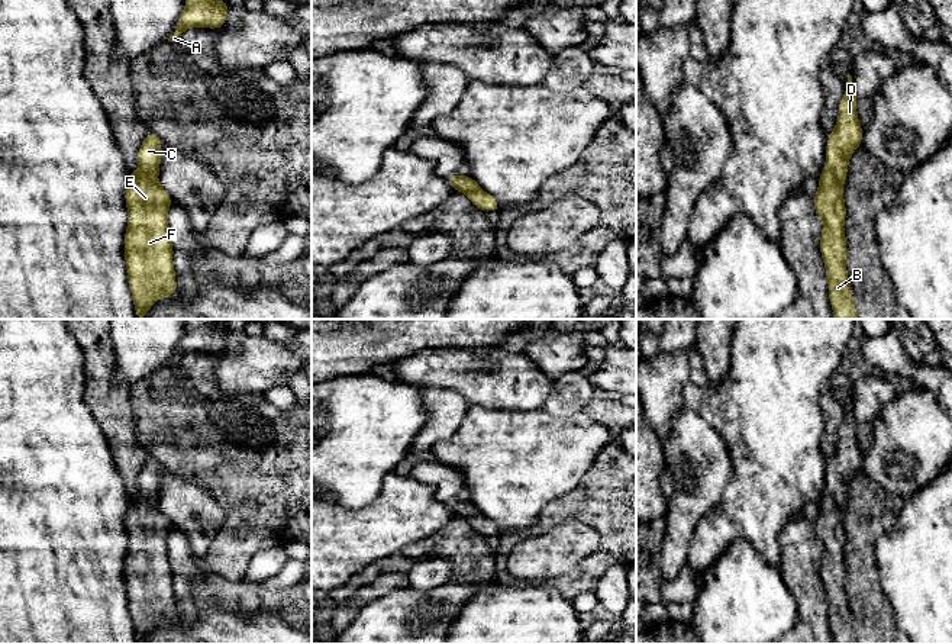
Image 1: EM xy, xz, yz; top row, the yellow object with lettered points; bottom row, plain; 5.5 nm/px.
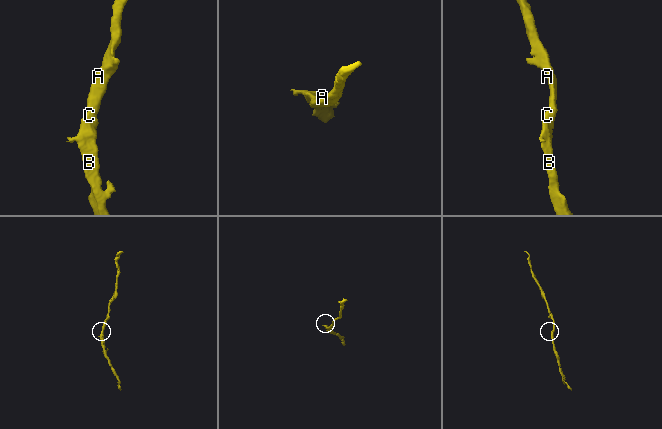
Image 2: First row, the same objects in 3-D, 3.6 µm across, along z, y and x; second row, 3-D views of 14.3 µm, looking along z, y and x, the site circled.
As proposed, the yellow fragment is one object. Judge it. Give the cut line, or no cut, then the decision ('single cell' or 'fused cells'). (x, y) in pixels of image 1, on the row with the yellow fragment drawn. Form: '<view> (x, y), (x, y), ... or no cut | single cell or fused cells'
no cut | single cell

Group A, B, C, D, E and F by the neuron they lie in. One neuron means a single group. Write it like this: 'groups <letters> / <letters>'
groups A B C D E F

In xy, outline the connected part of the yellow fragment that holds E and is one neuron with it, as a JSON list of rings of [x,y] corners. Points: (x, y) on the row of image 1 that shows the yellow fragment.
[[[148,133],[138,151],[141,167],[129,173],[125,193],[129,210],[125,260],[138,319],[156,299],[170,297],[177,289],[167,222],[172,200],[156,180],[161,141],[155,133]]]

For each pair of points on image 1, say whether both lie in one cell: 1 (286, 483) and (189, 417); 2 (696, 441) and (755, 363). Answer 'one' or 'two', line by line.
1: one
2: two

